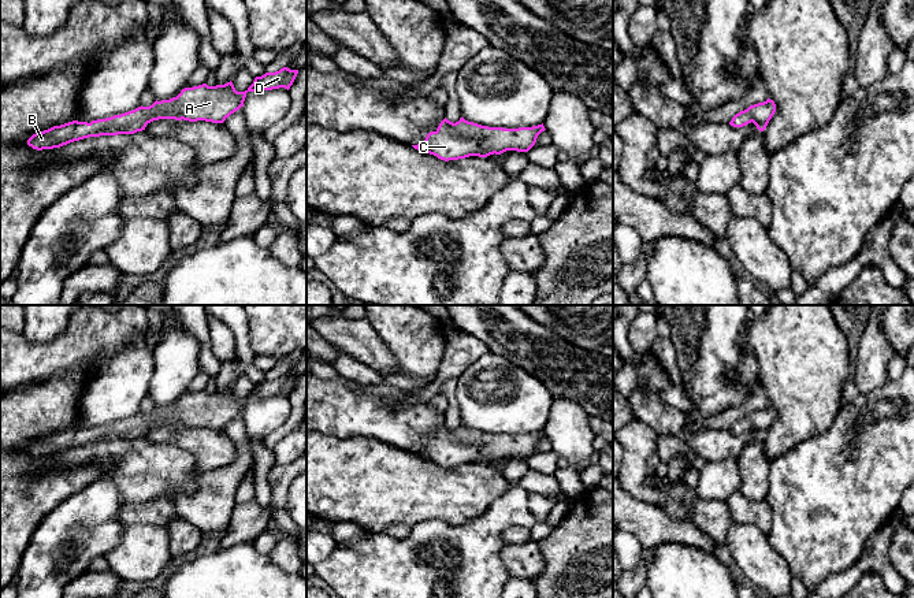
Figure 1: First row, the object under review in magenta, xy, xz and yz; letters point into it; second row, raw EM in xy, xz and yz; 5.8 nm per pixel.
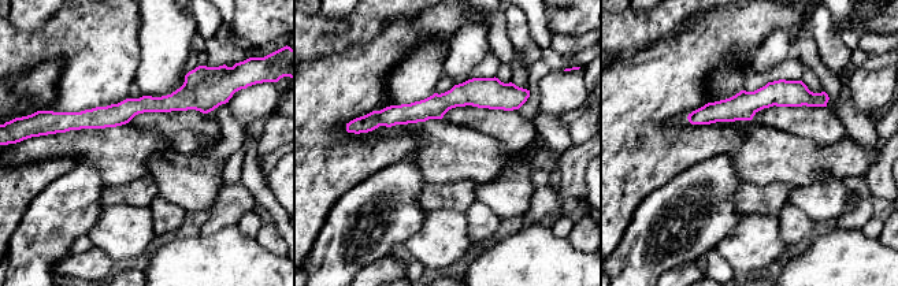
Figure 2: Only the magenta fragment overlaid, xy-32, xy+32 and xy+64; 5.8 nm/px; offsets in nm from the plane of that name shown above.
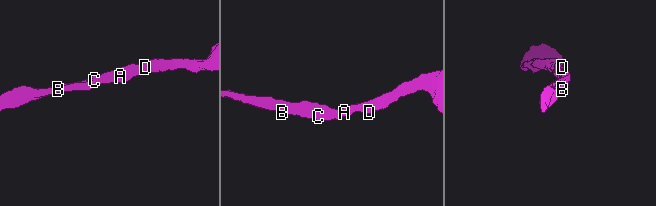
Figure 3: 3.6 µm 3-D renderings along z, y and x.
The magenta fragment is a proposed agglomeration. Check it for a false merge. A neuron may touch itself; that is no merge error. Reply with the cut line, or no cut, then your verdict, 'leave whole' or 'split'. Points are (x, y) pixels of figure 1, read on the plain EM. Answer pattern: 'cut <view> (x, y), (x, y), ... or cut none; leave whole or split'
cut none; leave whole

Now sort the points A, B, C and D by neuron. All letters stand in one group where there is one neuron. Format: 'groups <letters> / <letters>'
groups A B C D

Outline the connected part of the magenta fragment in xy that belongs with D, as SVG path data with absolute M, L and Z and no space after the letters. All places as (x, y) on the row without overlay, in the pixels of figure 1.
M287 374L275 379L256 383L245 398L237 398L233 389L208 393L207 390L185 394L177 404L155 408L149 413L114 421L105 426L88 428L73 427L48 437L38 438L27 446L33 456L53 456L89 443L134 441L145 437L146 431L159 426L205 427L223 430L231 420L244 413L248 398L290 395L298 376Z

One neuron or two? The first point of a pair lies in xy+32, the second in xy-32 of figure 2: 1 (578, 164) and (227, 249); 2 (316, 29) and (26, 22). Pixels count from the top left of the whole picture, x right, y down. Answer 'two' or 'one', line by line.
1: two
2: two

